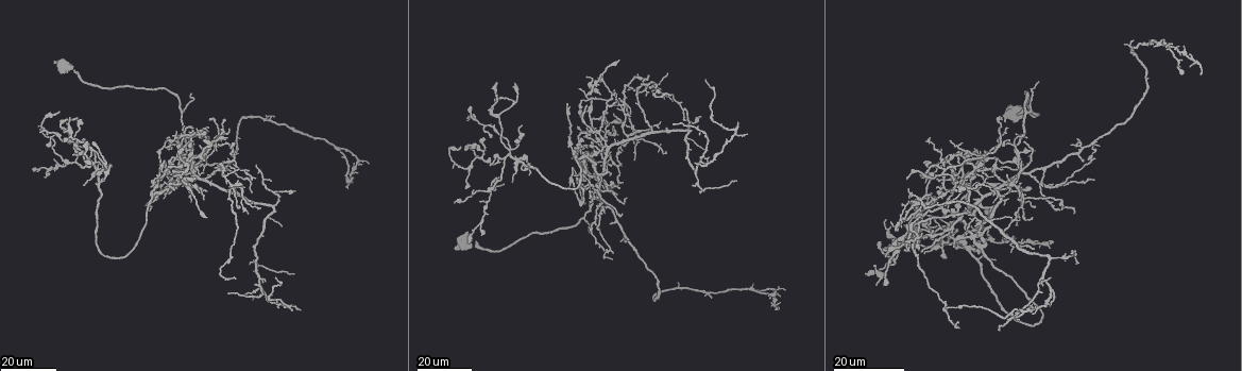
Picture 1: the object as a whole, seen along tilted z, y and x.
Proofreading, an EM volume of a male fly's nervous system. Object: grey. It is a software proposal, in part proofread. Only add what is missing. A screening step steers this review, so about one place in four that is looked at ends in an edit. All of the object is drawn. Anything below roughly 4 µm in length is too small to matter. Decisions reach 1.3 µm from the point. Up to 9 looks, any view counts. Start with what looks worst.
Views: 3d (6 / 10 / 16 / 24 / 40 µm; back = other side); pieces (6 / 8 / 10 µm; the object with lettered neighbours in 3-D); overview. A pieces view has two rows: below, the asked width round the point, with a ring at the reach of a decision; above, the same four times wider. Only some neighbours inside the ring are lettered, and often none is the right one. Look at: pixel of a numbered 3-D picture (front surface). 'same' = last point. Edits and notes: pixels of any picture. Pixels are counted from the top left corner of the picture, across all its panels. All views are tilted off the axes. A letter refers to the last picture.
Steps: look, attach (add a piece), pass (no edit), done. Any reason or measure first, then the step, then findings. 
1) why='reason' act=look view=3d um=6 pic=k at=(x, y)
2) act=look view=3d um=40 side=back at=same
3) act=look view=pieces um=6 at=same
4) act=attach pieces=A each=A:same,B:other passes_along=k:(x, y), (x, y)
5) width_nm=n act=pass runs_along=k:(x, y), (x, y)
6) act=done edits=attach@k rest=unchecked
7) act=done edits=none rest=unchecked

why='tapers out' act=look view=3d um=16 pic=1 at=(191, 93)

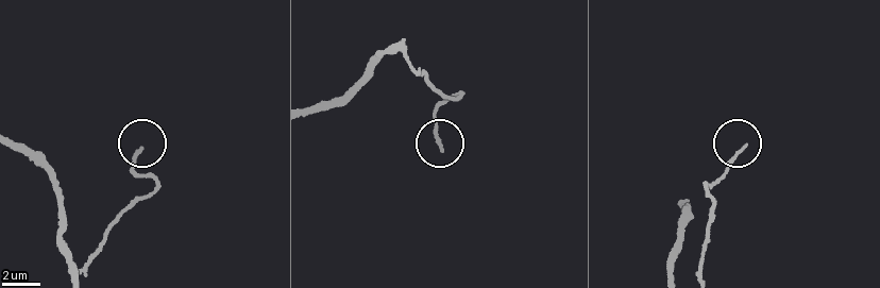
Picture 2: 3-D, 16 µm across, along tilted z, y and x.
act=look view=pieces um=8 pic=2 at=(141, 149)

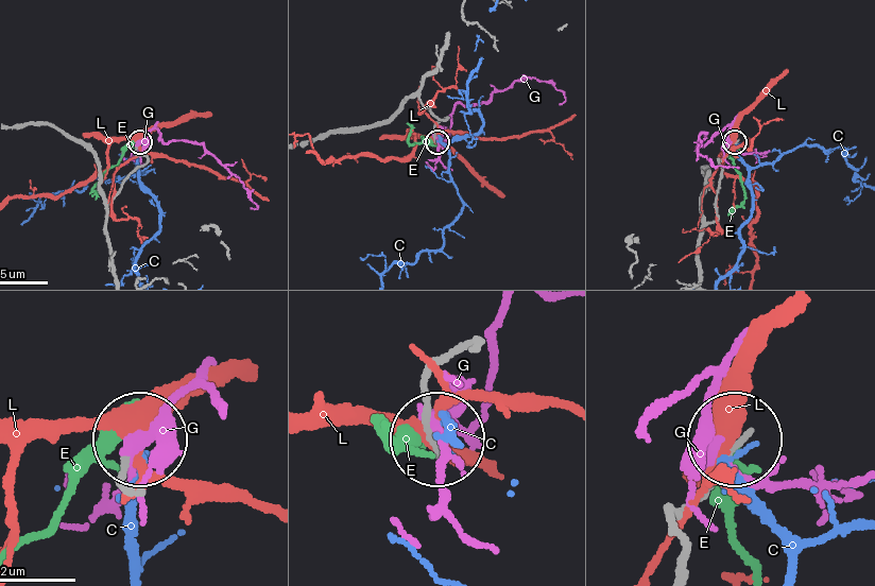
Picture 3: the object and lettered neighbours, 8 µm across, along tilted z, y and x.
width_nm=140 act=pass each=C:other,E:other,G:other,L:other runs_along=3:(699, 273), (698, 241), (717, 214), (718, 160), (733, 143) found='no lettered piece goes on from it'

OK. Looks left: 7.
why='tapers out' act=look view=3d um=24 pic=1 at=(167, 145)

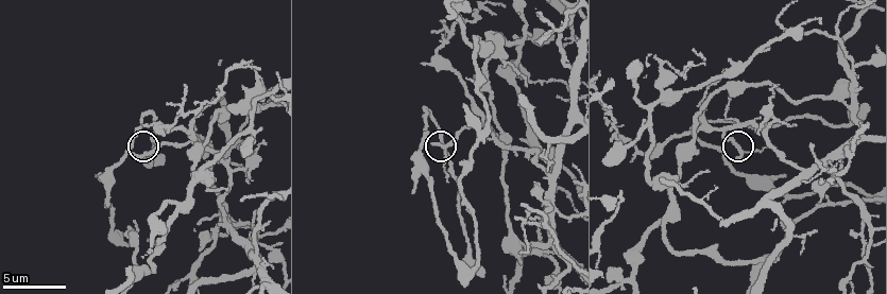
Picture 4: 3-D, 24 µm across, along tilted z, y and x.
act=look view=pieces um=6 pic=4 at=(133, 154)

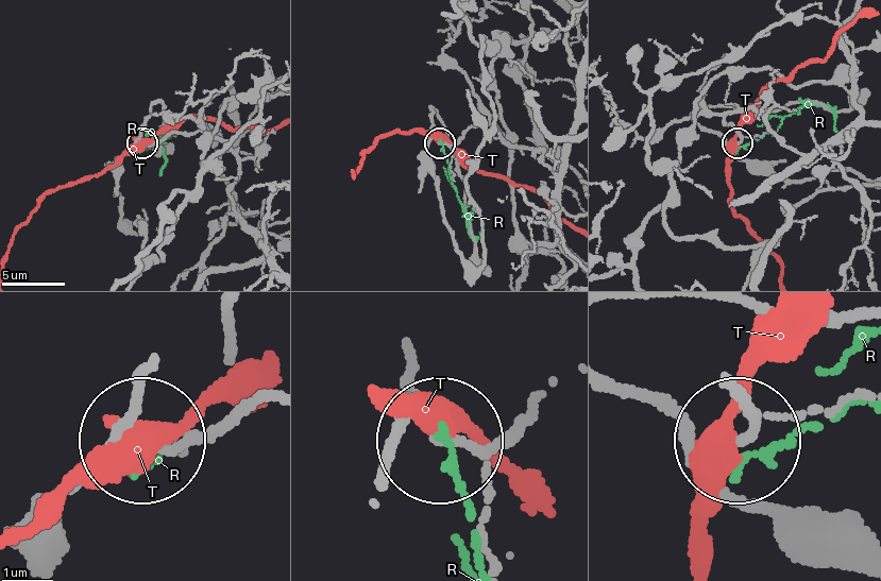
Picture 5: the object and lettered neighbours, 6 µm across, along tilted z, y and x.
act=pass each=R:other,T:other runs_along=5:(768, 187), (802, 156), (751, 108), (723, 120), (739, 144) found='none of them fits'

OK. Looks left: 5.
why='free end' act=look view=3d um=24 pic=1 at=(957, 324)

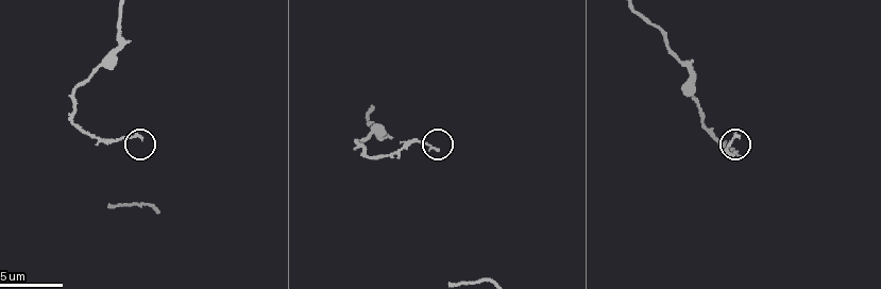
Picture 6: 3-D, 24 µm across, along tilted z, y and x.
act=look view=pieces um=10 pic=6 at=(141, 137)

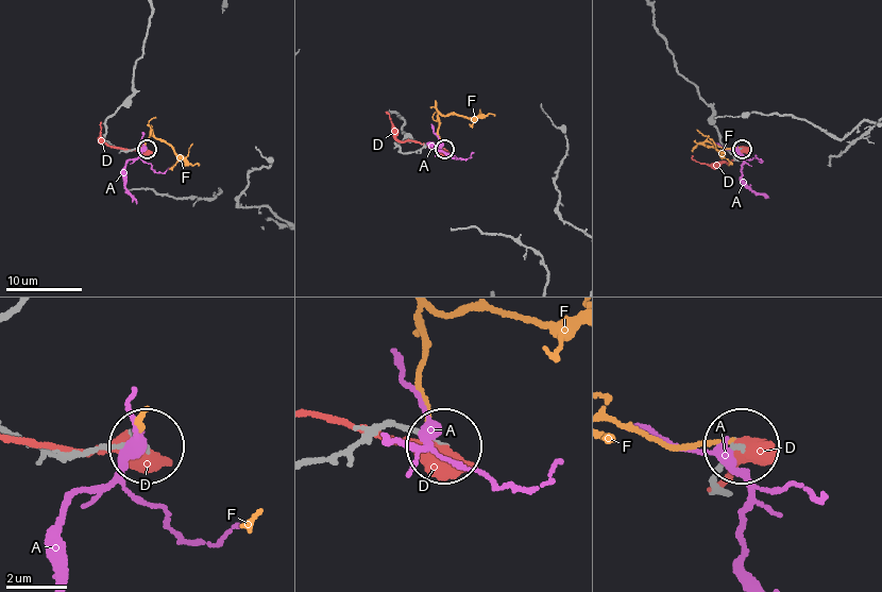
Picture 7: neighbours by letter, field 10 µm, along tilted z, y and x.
act=pass each=A:other,D:other,F:other runs_along=7:(321, 458), (405, 426), (444, 444) found='none of them fits'

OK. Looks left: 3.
why='free end' act=look view=3d um=24 pic=1 at=(93, 142)

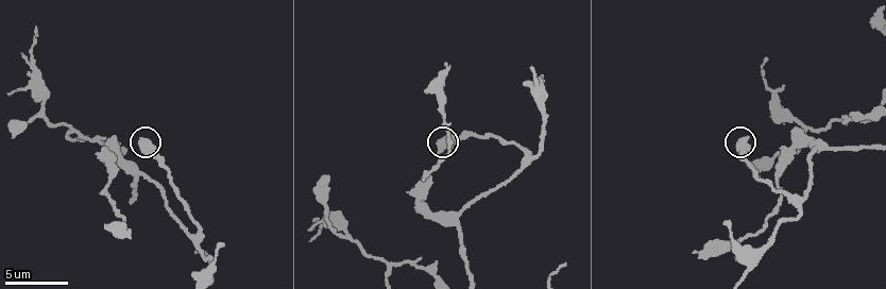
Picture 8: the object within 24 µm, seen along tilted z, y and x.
act=look view=pieces um=8 pic=8 at=(440, 150)

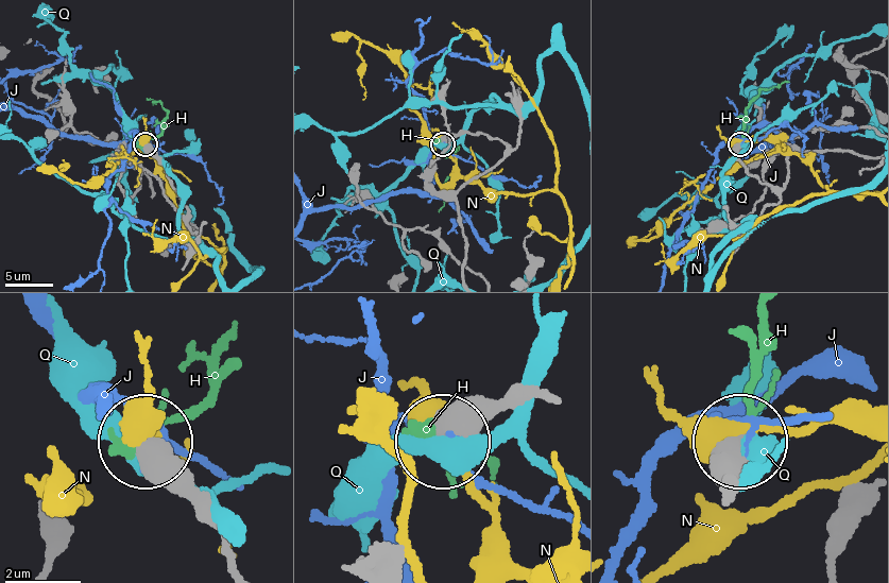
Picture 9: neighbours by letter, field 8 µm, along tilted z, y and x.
act=pass each=H:other,J:other,N:other,Q:other runs_along=9:(458, 205), (459, 191), (506, 146), (482, 134), (444, 142) found='none of them fits'

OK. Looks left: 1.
act=done edits=none rest=unchecked

